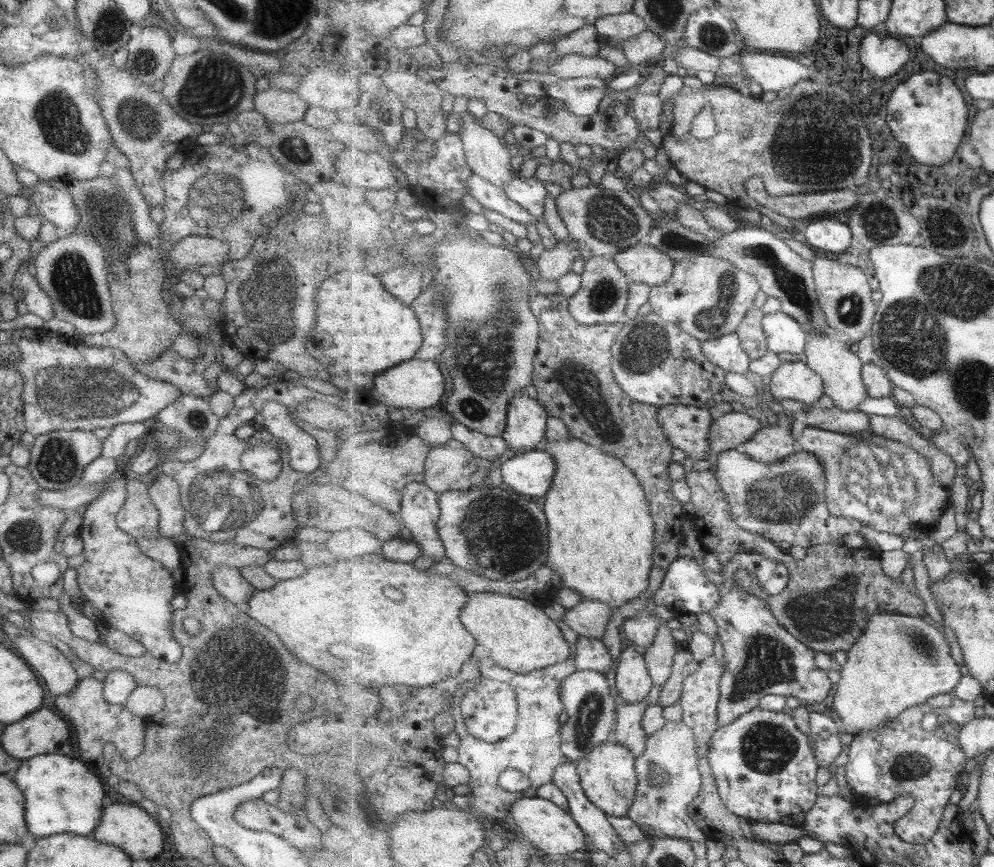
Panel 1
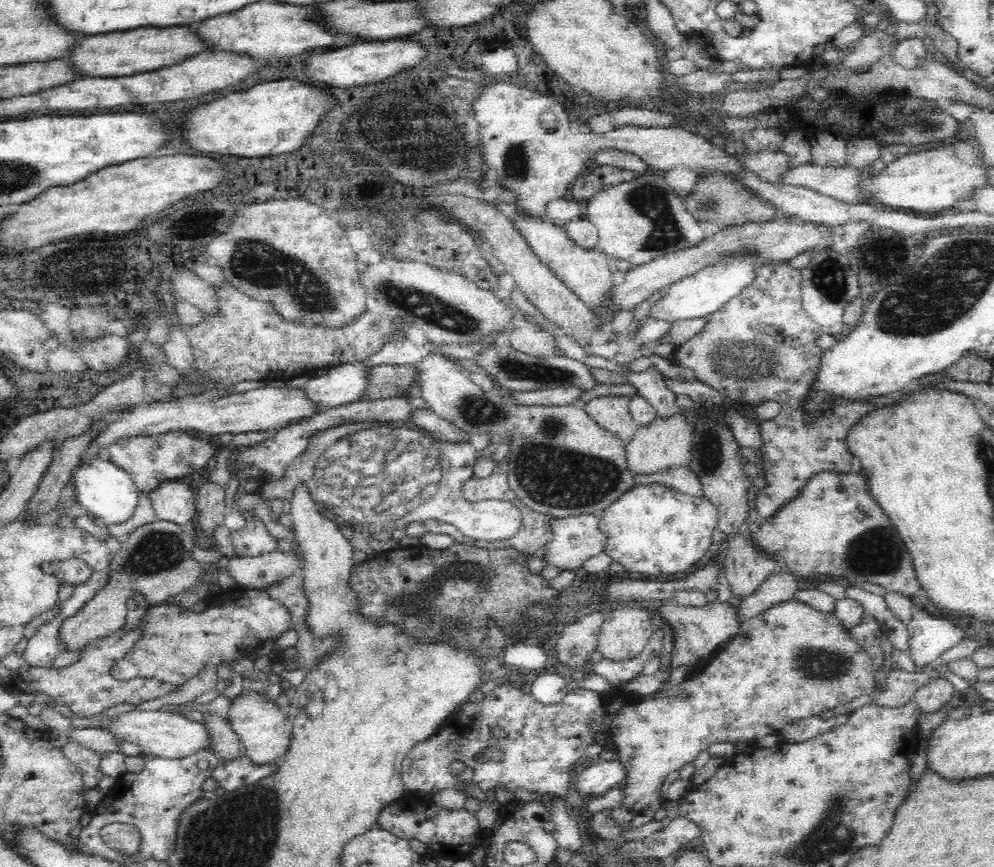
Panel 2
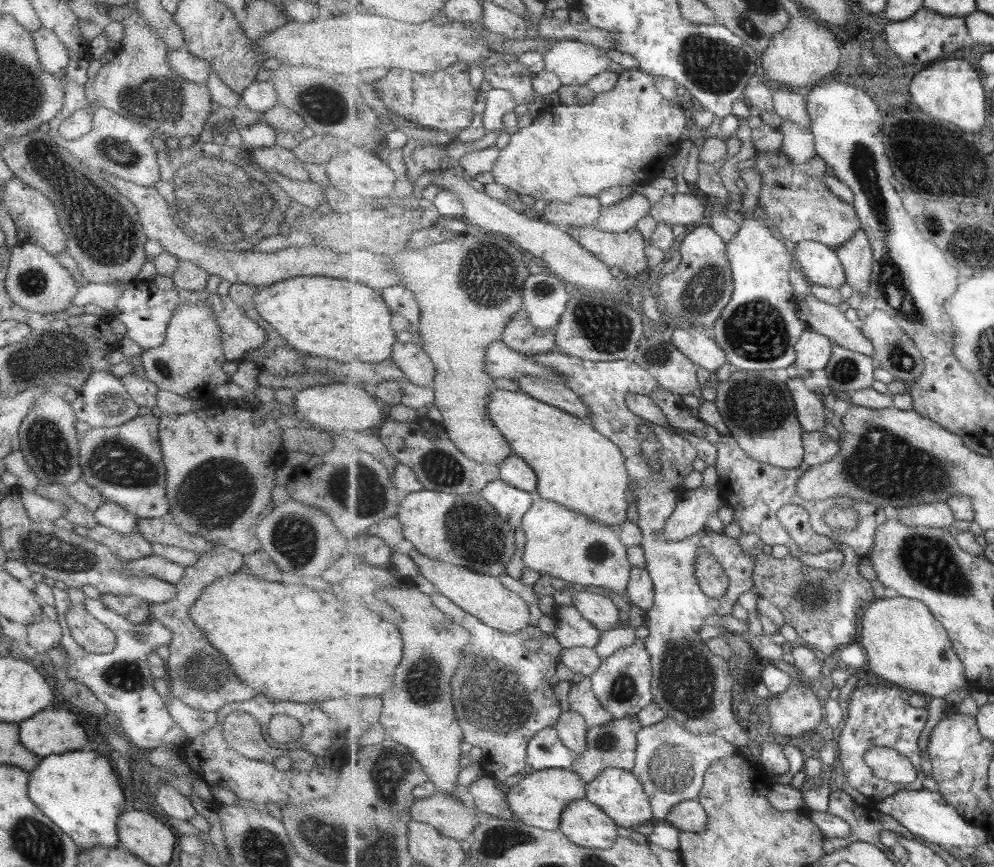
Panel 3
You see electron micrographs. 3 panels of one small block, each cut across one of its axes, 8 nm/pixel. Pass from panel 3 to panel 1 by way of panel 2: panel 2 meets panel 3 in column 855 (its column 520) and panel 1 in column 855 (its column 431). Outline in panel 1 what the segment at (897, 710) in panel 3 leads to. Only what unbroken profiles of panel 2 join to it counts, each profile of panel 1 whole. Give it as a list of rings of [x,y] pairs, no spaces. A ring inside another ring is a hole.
[[[955,692],[950,694],[953,698],[950,706],[933,708],[928,703],[917,704],[901,712],[897,719],[888,721],[887,729],[854,736],[842,761],[846,767],[843,784],[856,795],[887,803],[901,794],[913,794],[916,800],[914,807],[896,823],[898,835],[911,844],[925,845],[937,834],[947,804],[959,791],[959,776],[965,773],[966,752],[922,726],[929,712],[945,714],[960,725],[977,719],[973,701],[961,700]]]

